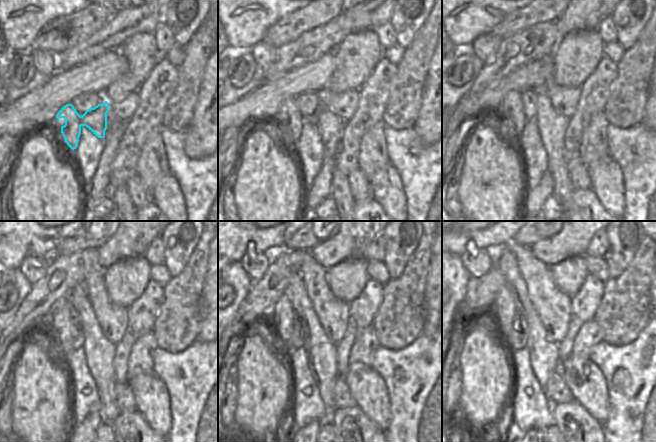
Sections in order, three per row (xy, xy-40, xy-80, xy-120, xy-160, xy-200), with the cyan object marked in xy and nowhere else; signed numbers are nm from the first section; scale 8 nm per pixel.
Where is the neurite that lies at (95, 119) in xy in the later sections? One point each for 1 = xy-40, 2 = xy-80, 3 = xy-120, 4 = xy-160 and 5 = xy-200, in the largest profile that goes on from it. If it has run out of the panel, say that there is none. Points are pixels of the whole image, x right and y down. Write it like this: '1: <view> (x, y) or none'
1: xy-40 (289, 109)
2: xy-80 (512, 106)
3: xy-120 (61, 313)
4: xy-160 (283, 311)
5: xy-200 (506, 311)

